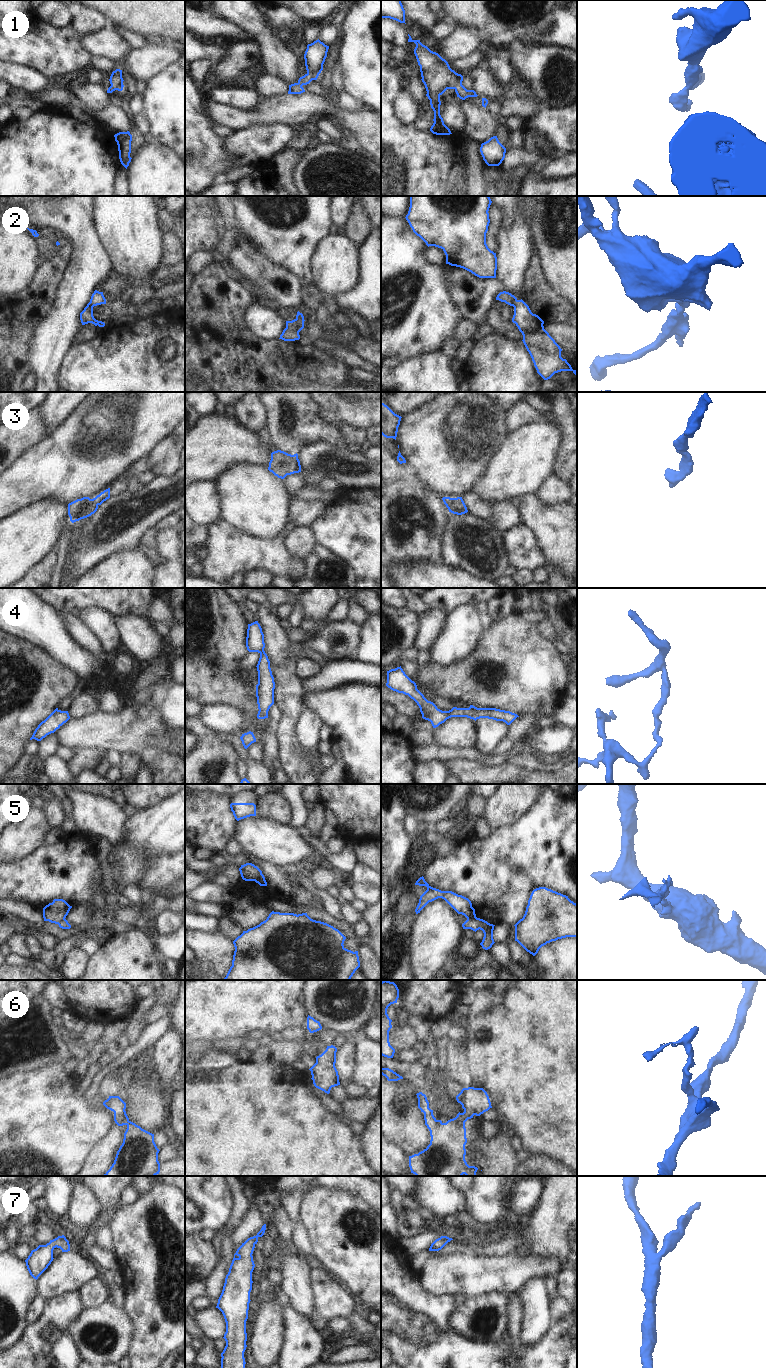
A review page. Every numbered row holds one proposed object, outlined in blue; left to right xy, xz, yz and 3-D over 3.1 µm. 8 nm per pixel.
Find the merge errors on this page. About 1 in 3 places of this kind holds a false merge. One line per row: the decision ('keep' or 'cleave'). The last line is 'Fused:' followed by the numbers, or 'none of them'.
1: keep
2: keep
3: keep
4: keep
5: cleave
6: keep
7: keep
Fused: 5

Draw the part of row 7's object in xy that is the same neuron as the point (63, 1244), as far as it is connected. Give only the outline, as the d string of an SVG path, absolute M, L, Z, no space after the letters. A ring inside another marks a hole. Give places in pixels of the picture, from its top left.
M64 1235L50 1240L46 1245L39 1245L32 1250L28 1258L25 1260L27 1269L34 1279L38 1277L48 1268L53 1261L53 1250L60 1248L62 1252L70 1251L69 1241Z

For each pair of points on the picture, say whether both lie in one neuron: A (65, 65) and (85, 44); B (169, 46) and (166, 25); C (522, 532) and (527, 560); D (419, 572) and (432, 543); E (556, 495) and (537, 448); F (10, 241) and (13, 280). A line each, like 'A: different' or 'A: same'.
A: different
B: different
C: same
D: different
E: different
F: same

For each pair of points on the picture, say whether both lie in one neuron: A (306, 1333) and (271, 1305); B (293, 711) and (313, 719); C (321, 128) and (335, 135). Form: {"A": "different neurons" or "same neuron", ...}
{"A": "different neurons", "B": "different neurons", "C": "same neuron"}

